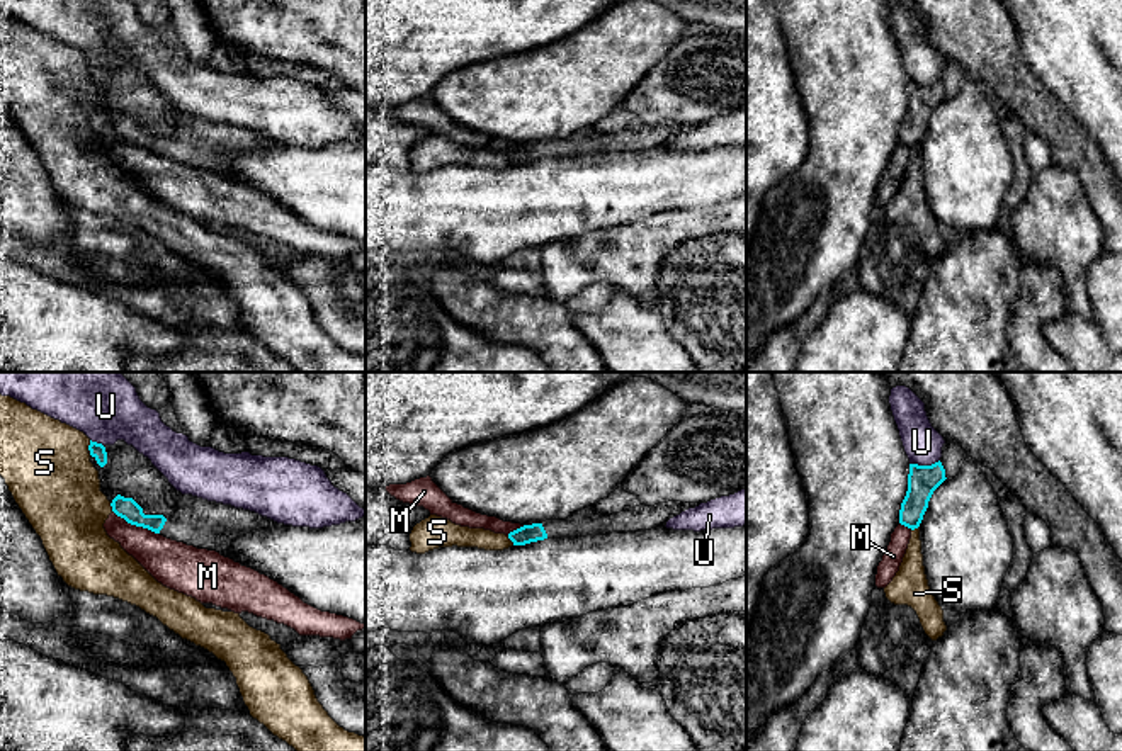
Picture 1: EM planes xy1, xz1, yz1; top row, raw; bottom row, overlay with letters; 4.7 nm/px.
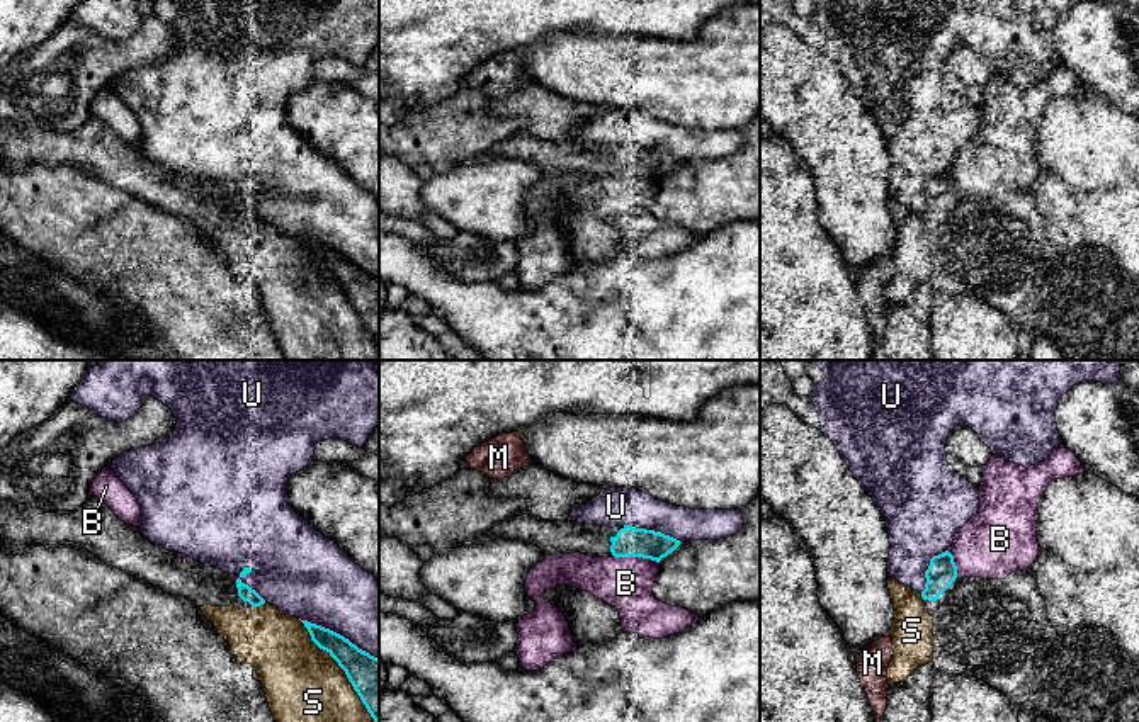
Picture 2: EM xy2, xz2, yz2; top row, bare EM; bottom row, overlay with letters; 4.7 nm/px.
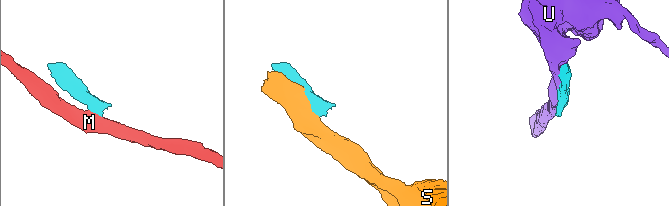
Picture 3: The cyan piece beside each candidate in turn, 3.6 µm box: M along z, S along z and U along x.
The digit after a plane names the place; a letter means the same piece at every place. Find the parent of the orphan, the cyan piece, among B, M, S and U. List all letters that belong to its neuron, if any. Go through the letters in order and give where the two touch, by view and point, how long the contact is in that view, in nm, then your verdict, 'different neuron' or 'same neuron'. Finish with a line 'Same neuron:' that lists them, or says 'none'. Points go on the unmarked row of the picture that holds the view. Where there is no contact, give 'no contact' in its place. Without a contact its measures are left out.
B: xz2 (636, 175) | 220 nm | different neuron
M: xy1 (136, 145) | 260 nm | different neuron
S: xy2 (344, 289) | 650 nm | different neuron
U: xy2 (339, 253) | 420 nm | different neuron
Same neuron: none

